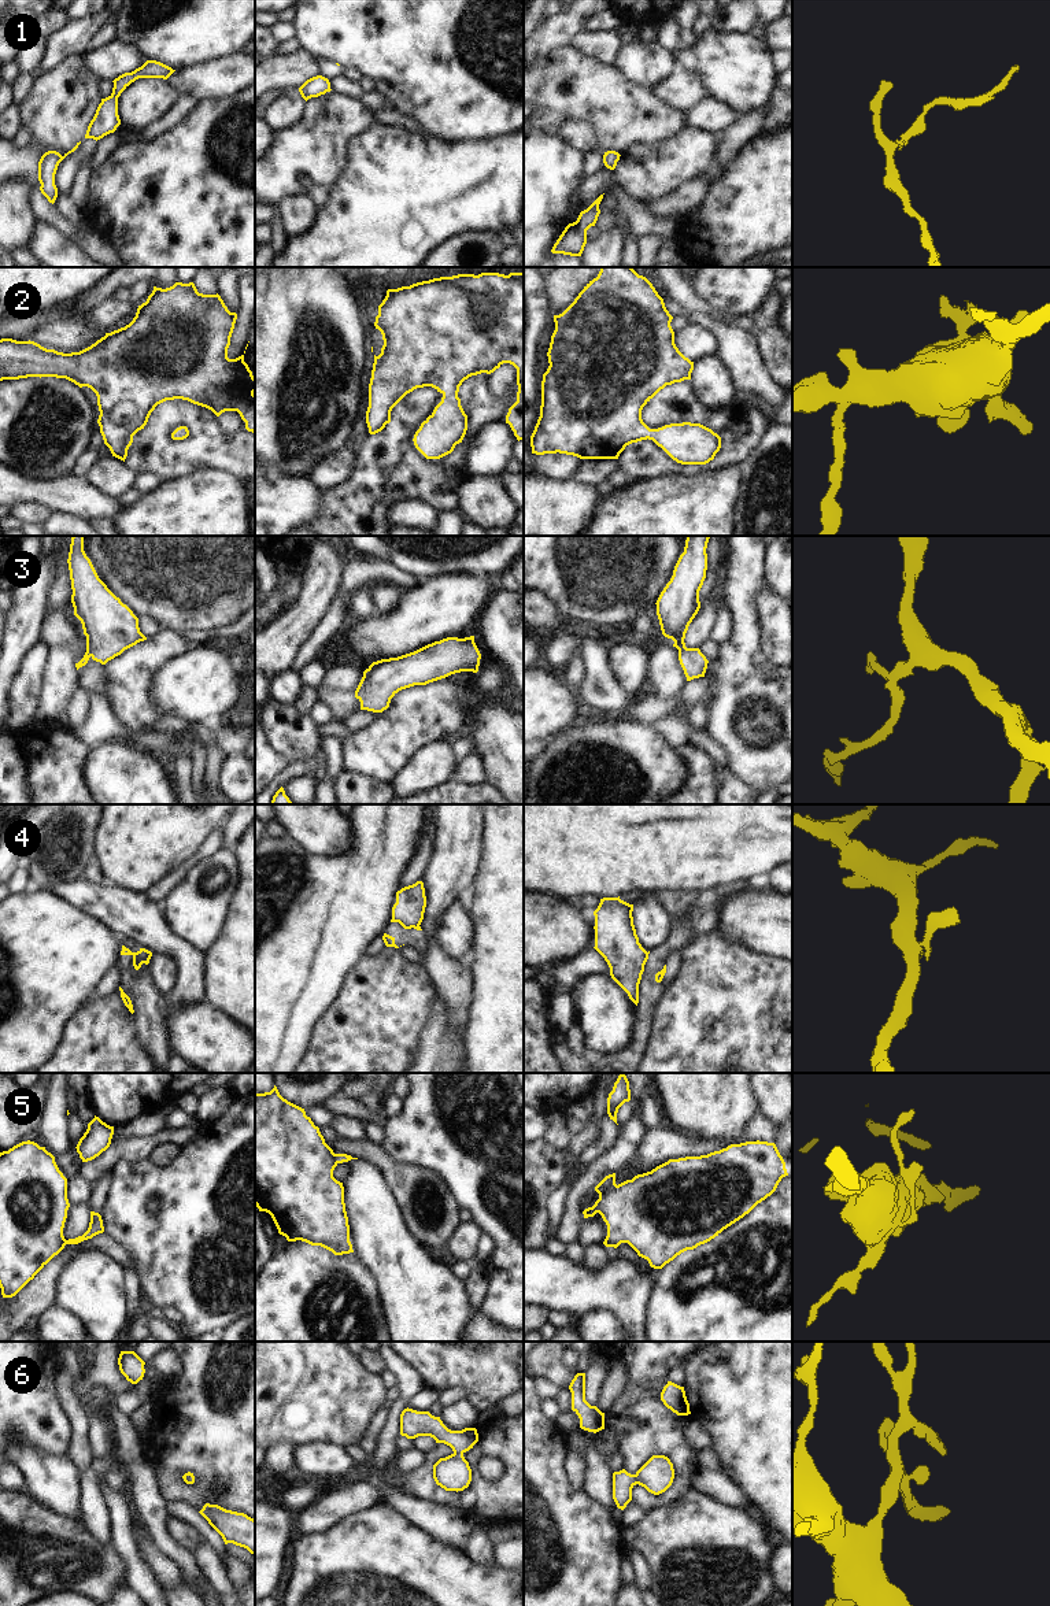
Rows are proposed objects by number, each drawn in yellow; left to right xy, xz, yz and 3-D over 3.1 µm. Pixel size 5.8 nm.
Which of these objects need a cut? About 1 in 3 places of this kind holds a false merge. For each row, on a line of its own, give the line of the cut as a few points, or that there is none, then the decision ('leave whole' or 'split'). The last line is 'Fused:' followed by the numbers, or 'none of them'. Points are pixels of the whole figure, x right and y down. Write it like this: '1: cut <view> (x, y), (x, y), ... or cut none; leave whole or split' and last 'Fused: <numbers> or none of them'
1: cut xy (62, 156), (59, 161); split
2: cut none; leave whole
3: cut none; leave whole
4: cut xz (418, 924), (403, 927); split
5: cut xz (333, 1154), (337, 1162); split
6: cut none; leave whole
Fused: 1, 4, 5

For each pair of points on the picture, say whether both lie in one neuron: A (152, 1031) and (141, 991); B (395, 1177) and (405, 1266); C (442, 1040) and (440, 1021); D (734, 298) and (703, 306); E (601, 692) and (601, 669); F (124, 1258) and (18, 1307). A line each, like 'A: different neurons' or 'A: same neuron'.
A: same neuron
B: different neurons
C: same neuron
D: different neurons
E: same neuron
F: same neuron

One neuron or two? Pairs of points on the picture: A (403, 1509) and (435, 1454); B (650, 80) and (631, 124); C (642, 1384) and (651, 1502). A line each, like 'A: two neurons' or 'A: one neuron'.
A: two neurons
B: two neurons
C: one neuron

